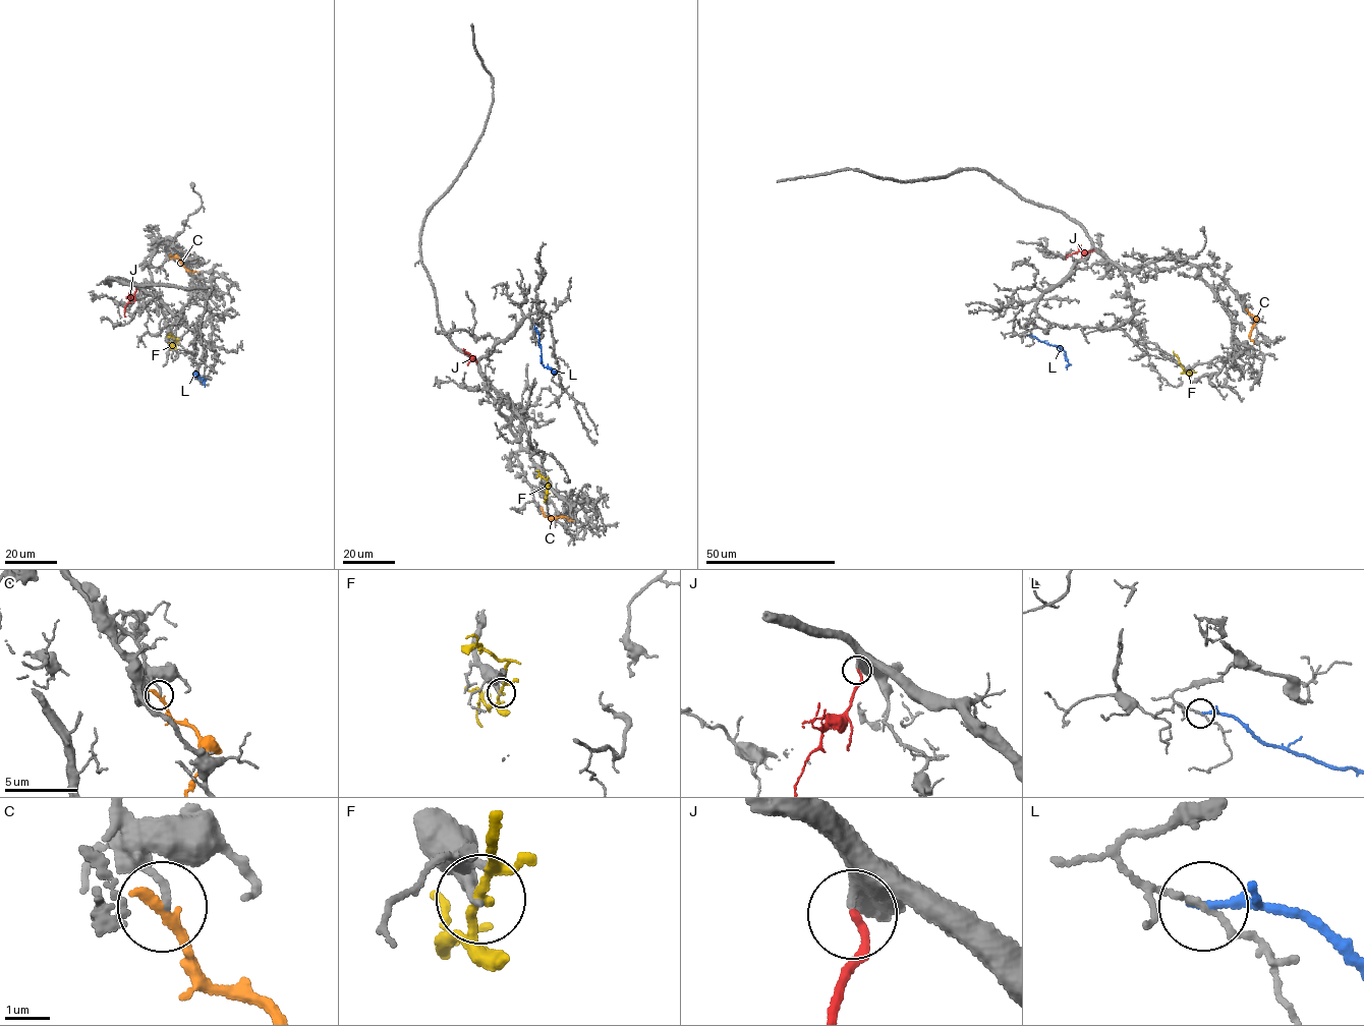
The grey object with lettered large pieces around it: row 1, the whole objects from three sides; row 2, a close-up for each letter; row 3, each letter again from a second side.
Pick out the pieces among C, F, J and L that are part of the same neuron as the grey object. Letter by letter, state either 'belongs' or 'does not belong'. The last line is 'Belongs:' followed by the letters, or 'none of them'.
C: does not belong
F: does not belong
J: belongs
L: does not belong
Belongs: J

